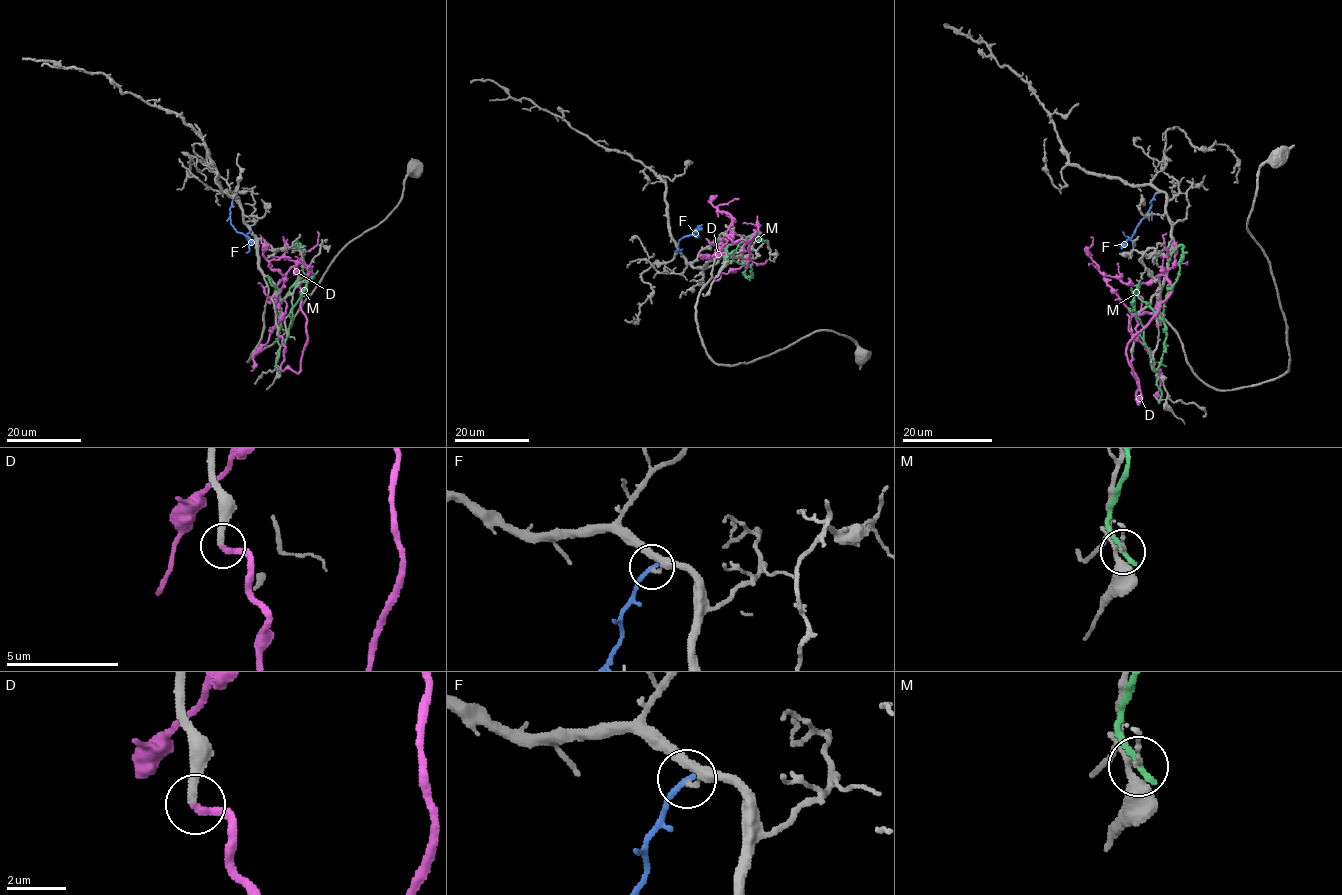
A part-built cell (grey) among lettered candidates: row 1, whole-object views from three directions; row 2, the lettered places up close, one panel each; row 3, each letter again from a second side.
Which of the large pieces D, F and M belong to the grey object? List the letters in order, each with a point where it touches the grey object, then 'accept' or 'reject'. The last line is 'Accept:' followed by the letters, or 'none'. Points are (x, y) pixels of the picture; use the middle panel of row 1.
D: meets grey at (725, 235); accept
F: meets grey at (681, 256); reject
M: meets grey at (726, 257); reject
Accept: D

